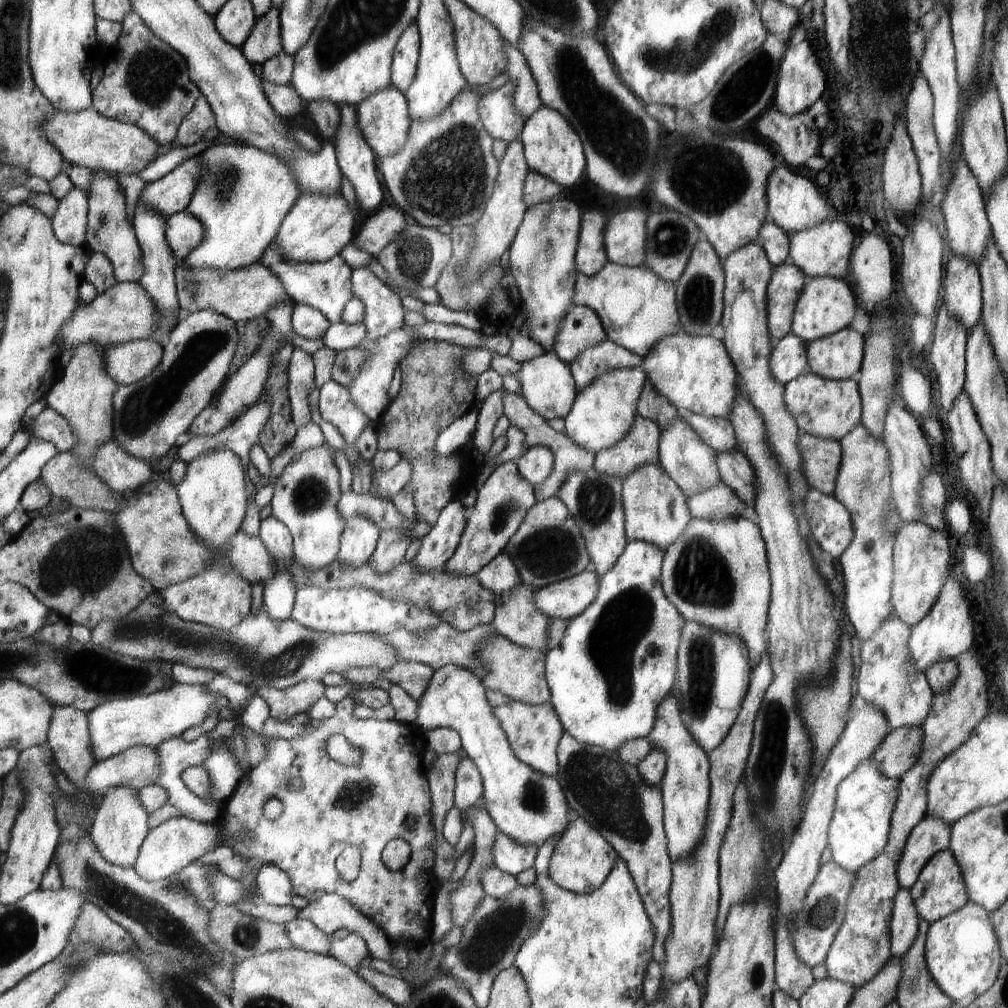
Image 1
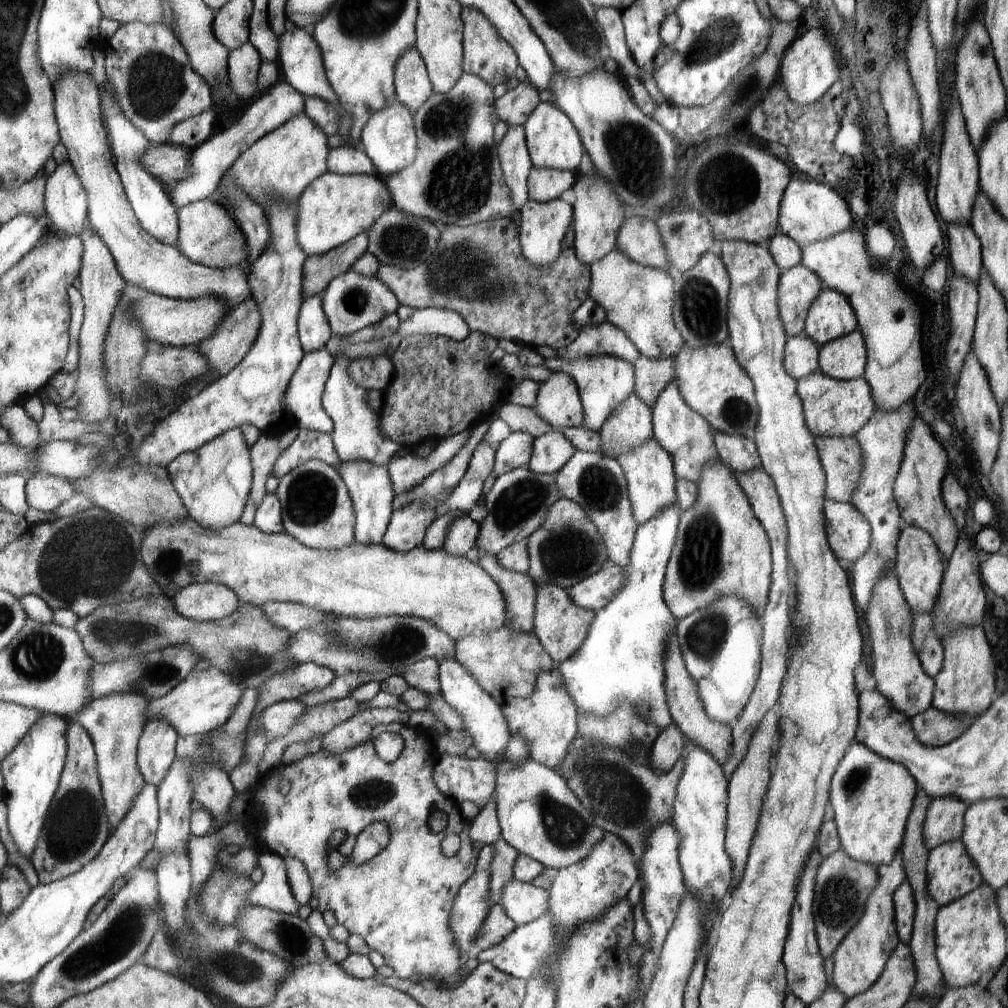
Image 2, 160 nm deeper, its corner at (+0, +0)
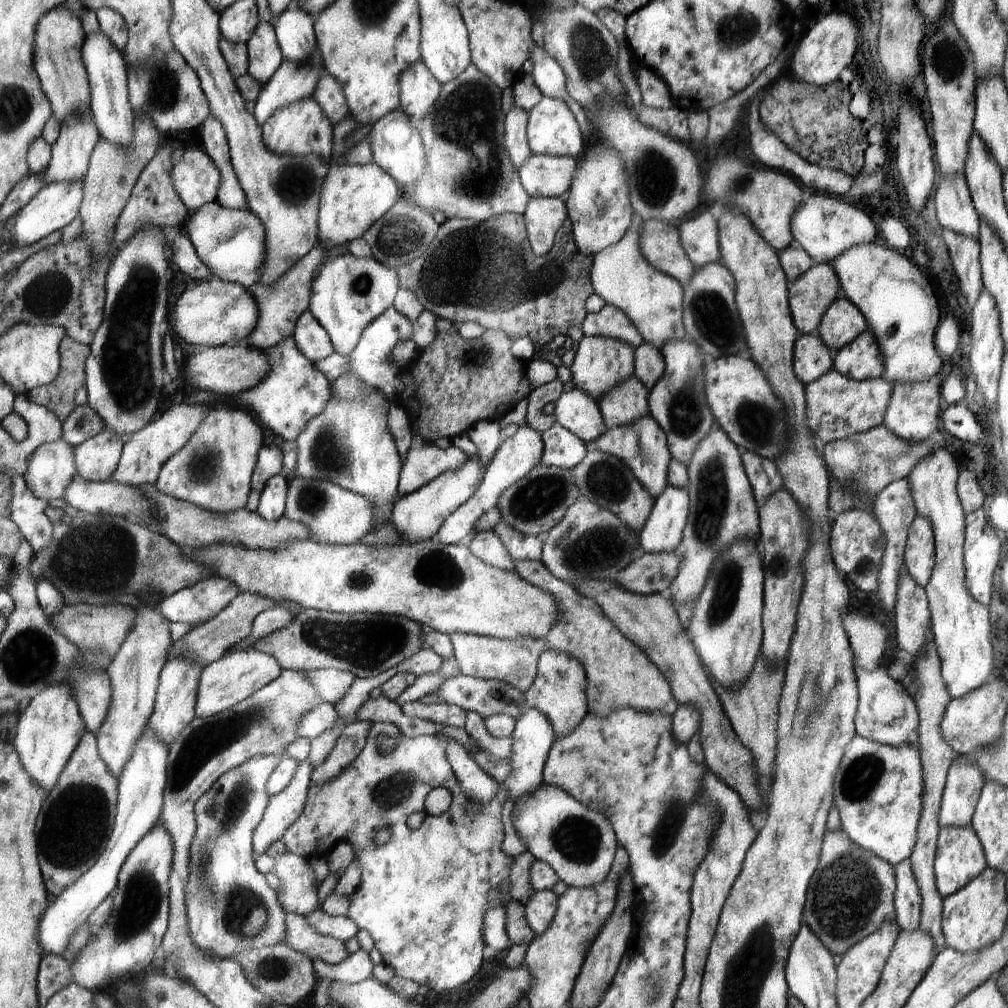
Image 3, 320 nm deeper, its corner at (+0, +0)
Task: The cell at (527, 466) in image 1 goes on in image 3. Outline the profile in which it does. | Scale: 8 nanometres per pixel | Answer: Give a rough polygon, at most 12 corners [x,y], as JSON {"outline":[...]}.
{"outline":[[557,422],[542,432],[540,463],[571,470],[588,444]]}

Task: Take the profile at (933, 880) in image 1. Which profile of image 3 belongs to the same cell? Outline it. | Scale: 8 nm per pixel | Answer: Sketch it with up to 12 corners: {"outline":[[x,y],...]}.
{"outline":[[971,825],[940,827],[933,862],[943,898],[988,867]]}

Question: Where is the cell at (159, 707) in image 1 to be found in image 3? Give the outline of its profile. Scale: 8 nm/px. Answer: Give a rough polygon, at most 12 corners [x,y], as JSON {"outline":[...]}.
{"outline":[[250,646],[207,664],[197,716],[234,707],[284,668]]}

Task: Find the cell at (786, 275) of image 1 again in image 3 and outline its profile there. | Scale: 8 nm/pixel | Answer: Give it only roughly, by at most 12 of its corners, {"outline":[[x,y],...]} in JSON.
{"outline":[[814,265],[789,285],[800,334],[814,334],[842,295],[835,268]]}

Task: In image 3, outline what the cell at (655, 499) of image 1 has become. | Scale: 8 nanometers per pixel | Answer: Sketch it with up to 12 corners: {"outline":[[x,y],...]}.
{"outline":[[651,414],[607,430],[592,447],[628,464],[654,500],[673,459]]}

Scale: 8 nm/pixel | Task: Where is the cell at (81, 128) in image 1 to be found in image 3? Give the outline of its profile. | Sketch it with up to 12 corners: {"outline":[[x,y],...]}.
{"outline":[[203,147],[181,151],[170,174],[190,212],[217,200],[220,171]]}

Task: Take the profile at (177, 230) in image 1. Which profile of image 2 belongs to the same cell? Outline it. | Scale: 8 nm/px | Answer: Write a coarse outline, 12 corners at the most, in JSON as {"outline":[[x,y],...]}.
{"outline":[[212,199],[178,209],[187,258],[212,268],[248,268],[233,214]]}

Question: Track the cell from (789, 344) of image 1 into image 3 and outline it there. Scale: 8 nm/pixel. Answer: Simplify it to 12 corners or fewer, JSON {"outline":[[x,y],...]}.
{"outline":[[820,331],[798,336],[794,371],[806,386],[835,364]]}

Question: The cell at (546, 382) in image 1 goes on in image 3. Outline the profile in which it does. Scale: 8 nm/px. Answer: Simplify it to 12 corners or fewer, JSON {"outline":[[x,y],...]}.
{"outline":[[573,385],[548,409],[591,445],[606,431],[598,401]]}

